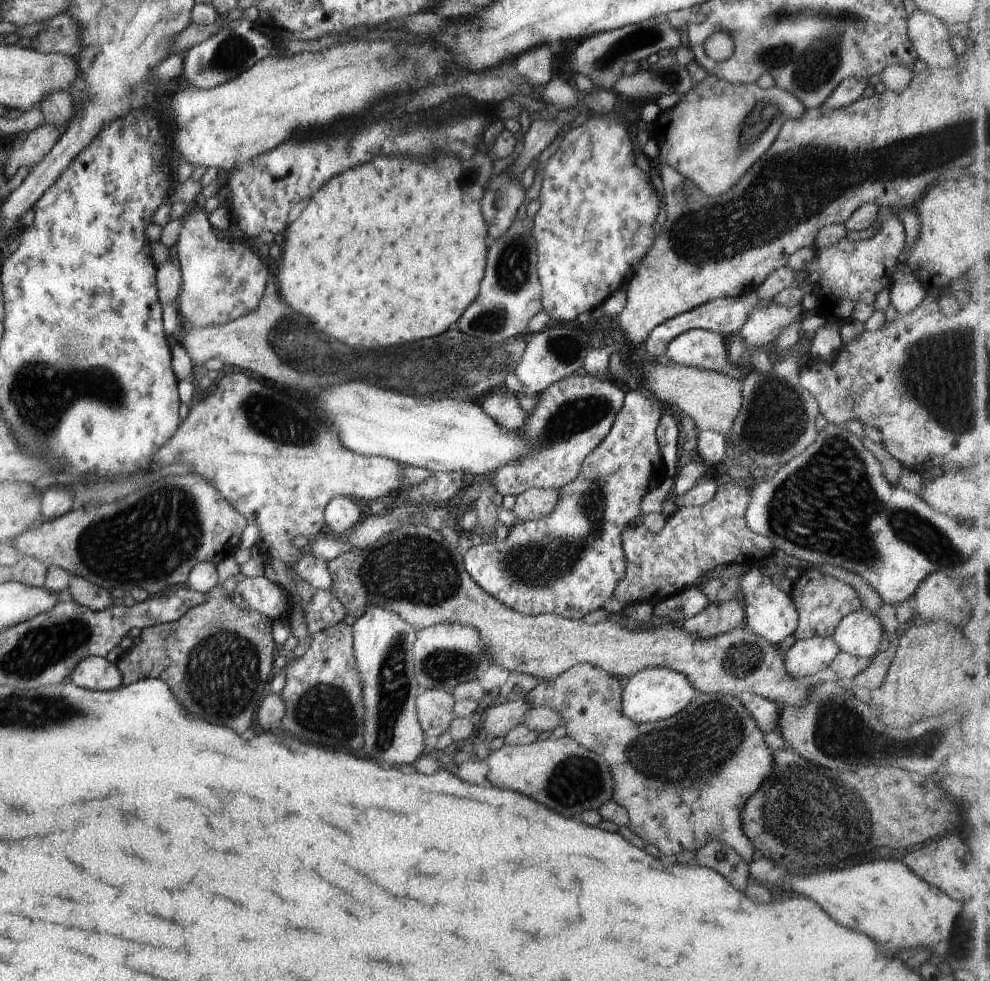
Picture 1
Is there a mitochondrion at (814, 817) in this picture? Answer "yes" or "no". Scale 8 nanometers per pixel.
yes

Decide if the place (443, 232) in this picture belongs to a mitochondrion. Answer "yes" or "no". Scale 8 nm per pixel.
no

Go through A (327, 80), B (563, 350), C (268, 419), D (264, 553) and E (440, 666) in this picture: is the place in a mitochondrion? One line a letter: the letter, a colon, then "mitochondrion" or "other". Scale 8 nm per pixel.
A: other
B: mitochondrion
C: mitochondrion
D: other
E: mitochondrion

